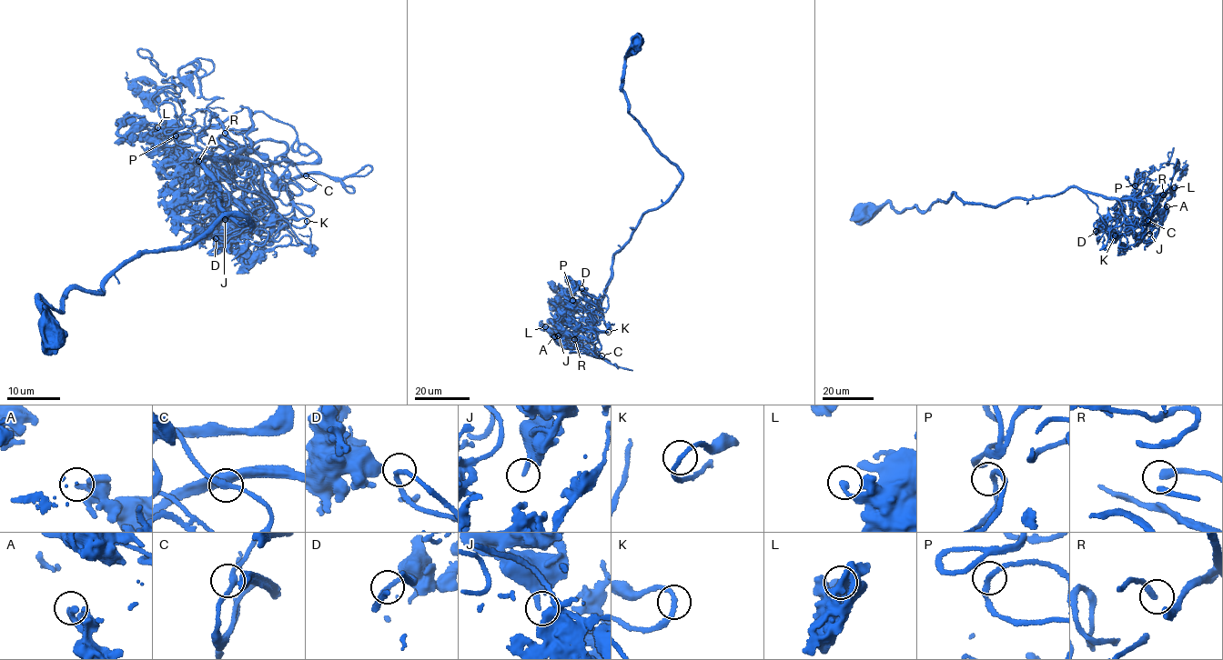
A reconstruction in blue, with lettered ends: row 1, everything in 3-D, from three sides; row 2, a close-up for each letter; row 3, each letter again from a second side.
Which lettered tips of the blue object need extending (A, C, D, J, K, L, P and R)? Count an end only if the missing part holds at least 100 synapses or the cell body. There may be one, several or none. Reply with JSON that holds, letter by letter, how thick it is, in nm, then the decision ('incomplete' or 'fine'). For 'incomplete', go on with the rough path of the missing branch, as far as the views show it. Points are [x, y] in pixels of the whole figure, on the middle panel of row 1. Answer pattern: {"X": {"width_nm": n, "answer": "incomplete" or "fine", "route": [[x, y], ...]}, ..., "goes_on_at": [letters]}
{"A": {"width_nm": 240, "answer": "fine"}, "C": {"width_nm": 180, "answer": "fine"}, "D": {"width_nm": 190, "answer": "fine"}, "J": {"width_nm": 240, "answer": "fine"}, "K": {"width_nm": 180, "answer": "fine"}, "L": {"width_nm": 240, "answer": "fine"}, "P": {"width_nm": 180, "answer": "fine"}, "R": {"width_nm": 320, "answer": "incomplete", "route": [[574, 339], [575, 331], [587, 332], [576, 327], [571, 334], [570, 311], [548, 295], [555, 304]]}, "goes_on_at": ["R"]}

